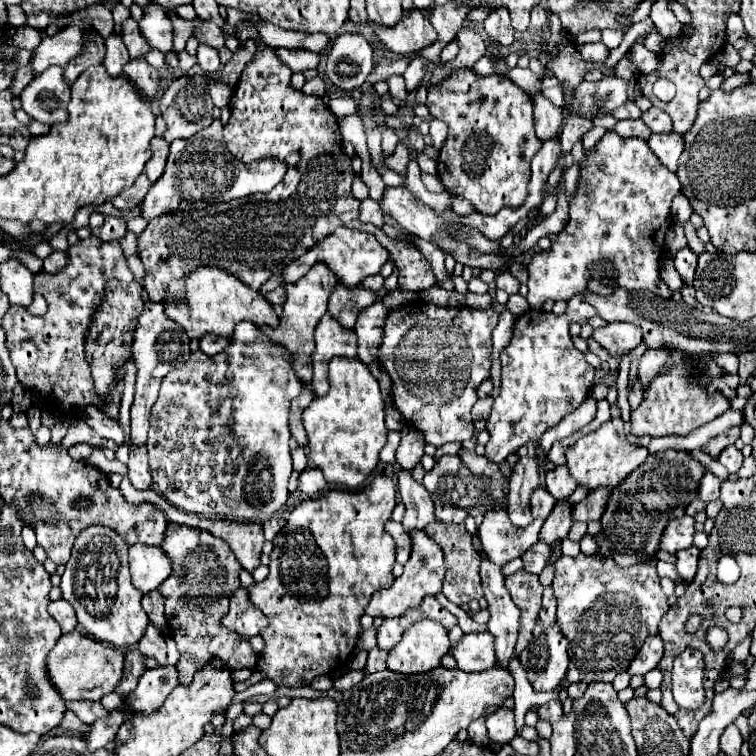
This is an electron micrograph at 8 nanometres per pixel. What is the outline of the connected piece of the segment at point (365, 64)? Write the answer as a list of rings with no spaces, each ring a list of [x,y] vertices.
[[[340,34],[330,42],[326,58],[326,76],[340,90],[360,88],[374,64],[372,46],[360,34]]]

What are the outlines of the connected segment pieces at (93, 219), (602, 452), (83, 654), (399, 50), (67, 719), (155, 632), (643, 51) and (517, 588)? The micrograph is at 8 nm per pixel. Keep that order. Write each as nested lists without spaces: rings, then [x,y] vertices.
[[[98,212],[90,214],[88,228],[92,230],[92,236],[98,236],[102,242],[120,240],[126,234],[126,222],[124,220],[104,216],[104,214],[98,214]]]
[[[610,418],[610,422],[602,424],[596,432],[586,434],[566,450],[566,464],[570,468],[570,474],[580,484],[586,484],[588,488],[594,490],[598,486],[612,488],[612,484],[618,484],[632,470],[636,470],[646,460],[646,456],[648,456],[648,448],[634,446],[628,442],[622,418]]]
[[[80,632],[62,634],[48,654],[48,668],[54,686],[62,692],[64,700],[100,700],[104,694],[114,692],[122,680],[124,654],[116,648],[104,648],[100,642]]]
[[[420,10],[406,12],[406,18],[402,18],[396,26],[384,28],[374,22],[368,22],[368,24],[372,26],[380,42],[398,56],[414,50],[422,50],[438,40],[438,32]]]
[[[66,710],[64,712],[64,718],[62,722],[58,724],[58,732],[74,732],[74,734],[86,734],[88,732],[88,726],[82,724],[74,712]]]
[[[150,622],[142,640],[138,642],[138,650],[142,650],[142,654],[152,656],[158,660],[160,666],[166,666],[166,642],[162,632]]]
[[[634,44],[634,48],[630,50],[630,56],[634,56],[634,64],[638,66],[638,70],[642,74],[650,74],[654,70],[658,70],[658,62],[660,62],[660,56],[650,52],[648,48],[640,46],[640,44]]]
[[[518,570],[506,578],[506,588],[514,600],[514,604],[520,610],[520,632],[518,642],[514,648],[514,656],[520,656],[522,648],[530,642],[540,606],[542,606],[542,584],[536,574],[530,574],[526,570]]]

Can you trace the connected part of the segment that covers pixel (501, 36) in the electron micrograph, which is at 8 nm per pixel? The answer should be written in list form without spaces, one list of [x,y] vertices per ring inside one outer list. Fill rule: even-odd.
[[[496,8],[486,20],[484,28],[492,40],[502,46],[510,46],[514,42],[514,28],[510,24],[510,14],[506,8]]]

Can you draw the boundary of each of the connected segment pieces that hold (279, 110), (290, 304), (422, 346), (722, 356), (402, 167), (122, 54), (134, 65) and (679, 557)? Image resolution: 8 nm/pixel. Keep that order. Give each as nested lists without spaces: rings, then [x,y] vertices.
[[[258,44],[256,58],[244,68],[242,78],[234,88],[234,94],[230,100],[232,116],[230,116],[230,122],[224,126],[224,144],[236,160],[244,164],[250,164],[254,160],[266,160],[266,158],[286,162],[284,180],[278,186],[274,186],[270,192],[256,192],[256,194],[250,194],[248,198],[216,204],[202,212],[196,212],[198,218],[186,218],[186,214],[180,214],[180,212],[168,212],[168,214],[160,214],[158,218],[152,218],[146,230],[138,234],[138,244],[136,244],[138,258],[142,260],[146,270],[144,288],[152,302],[162,302],[164,286],[168,286],[170,280],[180,278],[198,266],[226,268],[230,272],[236,272],[236,276],[240,276],[244,284],[258,290],[272,274],[282,272],[292,260],[306,254],[314,244],[324,240],[328,234],[332,234],[340,226],[372,232],[378,238],[378,242],[390,250],[392,260],[400,270],[400,280],[398,280],[400,286],[408,282],[408,290],[418,292],[418,290],[428,290],[436,282],[430,262],[412,242],[390,240],[382,228],[374,224],[364,224],[358,220],[360,200],[356,200],[350,192],[354,170],[350,160],[342,154],[342,138],[340,138],[336,116],[330,112],[330,108],[324,104],[322,98],[308,96],[302,90],[294,90],[290,86],[290,76],[292,76],[290,68],[286,68],[286,64],[282,64],[274,56],[274,50],[266,48],[264,44]]]
[[[316,262],[306,276],[302,276],[298,282],[290,282],[284,284],[288,300],[284,304],[284,312],[280,316],[280,324],[276,328],[270,326],[262,326],[262,330],[266,334],[270,334],[270,338],[278,344],[282,344],[284,348],[288,348],[288,352],[294,356],[294,364],[296,364],[296,372],[298,376],[310,386],[312,382],[312,352],[314,352],[314,330],[316,324],[320,322],[320,318],[326,314],[328,308],[328,298],[330,292],[334,290],[338,282],[338,276],[328,268],[326,262]]]
[[[422,303],[390,310],[378,360],[392,378],[396,408],[410,426],[424,434],[428,444],[440,448],[446,442],[472,438],[470,410],[478,400],[476,388],[490,376],[490,336],[496,324],[498,312],[492,308],[442,308]]]
[[[735,352],[717,353],[714,354],[716,362],[719,366],[722,366],[727,373],[737,374],[739,361]]]
[[[398,144],[392,156],[384,156],[384,162],[386,162],[394,172],[398,172],[400,176],[406,176],[406,166],[408,166],[408,162],[410,162],[410,152],[408,152],[408,148],[406,148],[404,144]]]
[[[112,32],[106,40],[104,40],[104,46],[106,46],[106,56],[104,56],[104,68],[110,72],[110,76],[118,76],[122,74],[122,68],[126,64],[126,60],[130,60],[128,56],[128,50],[122,42],[122,36]]]
[[[136,58],[136,60],[130,60],[124,68],[124,74],[130,76],[130,80],[134,80],[134,84],[138,84],[138,88],[144,90],[142,96],[148,98],[148,102],[154,100],[154,92],[158,90],[158,70],[152,68],[146,58]]]
[[[690,546],[690,548],[680,550],[676,554],[676,570],[678,570],[682,580],[690,582],[694,578],[696,566],[698,566],[698,558],[700,558],[700,550],[696,546]]]

